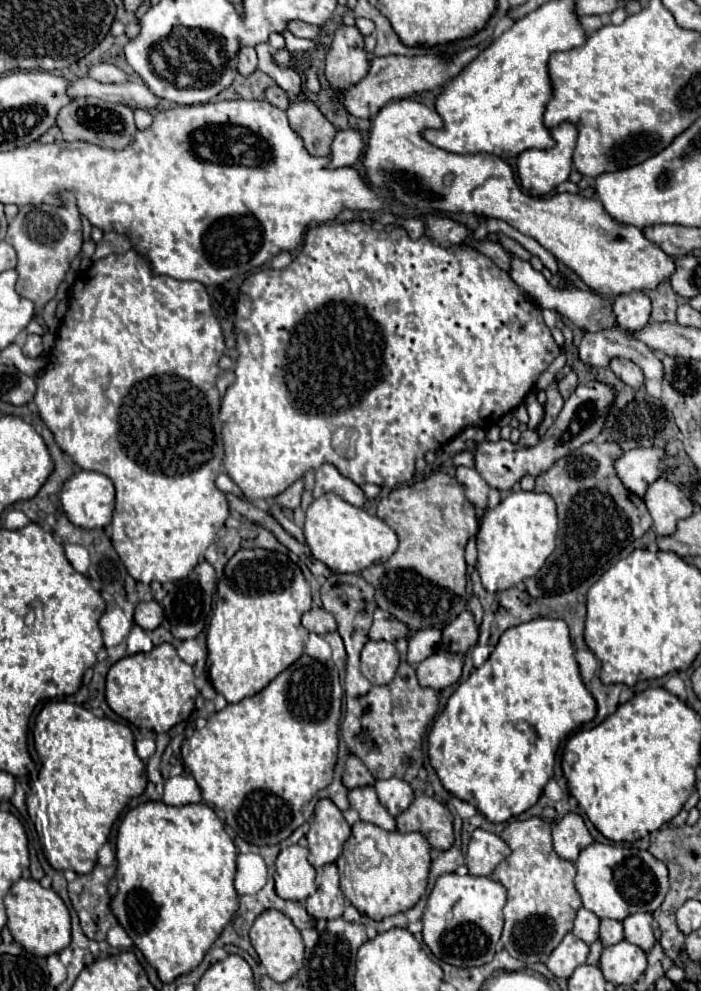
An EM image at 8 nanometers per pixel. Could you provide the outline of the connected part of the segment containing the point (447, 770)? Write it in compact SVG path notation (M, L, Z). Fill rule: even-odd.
M537 618L505 630L489 660L457 686L429 730L429 762L449 794L475 806L489 822L501 824L539 800L543 786L553 776L559 744L579 726L591 722L595 714L597 706L579 676L567 624Z

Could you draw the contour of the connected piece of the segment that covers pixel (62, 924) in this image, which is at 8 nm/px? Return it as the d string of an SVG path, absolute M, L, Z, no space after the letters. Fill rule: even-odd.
M21 878L11 886L7 898L7 928L15 942L19 942L29 954L35 956L49 956L57 954L71 942L71 918L65 902L59 898L59 894L51 888L43 888L37 880L25 880Z

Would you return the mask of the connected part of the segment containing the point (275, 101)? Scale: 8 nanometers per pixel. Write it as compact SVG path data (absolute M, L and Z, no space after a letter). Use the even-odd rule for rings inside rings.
M273 86L273 88L267 88L265 90L265 100L267 102L271 102L273 106L277 106L277 108L281 108L281 110L287 110L289 108L289 94L283 90L283 88L279 88L279 86Z

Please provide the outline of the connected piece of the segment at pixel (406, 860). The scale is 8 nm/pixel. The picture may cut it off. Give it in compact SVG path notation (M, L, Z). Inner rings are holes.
M355 822L349 840L341 856L337 858L337 868L341 876L341 890L345 898L365 916L379 922L387 916L405 912L413 908L427 888L431 846L419 832L399 834L387 832L369 822Z

